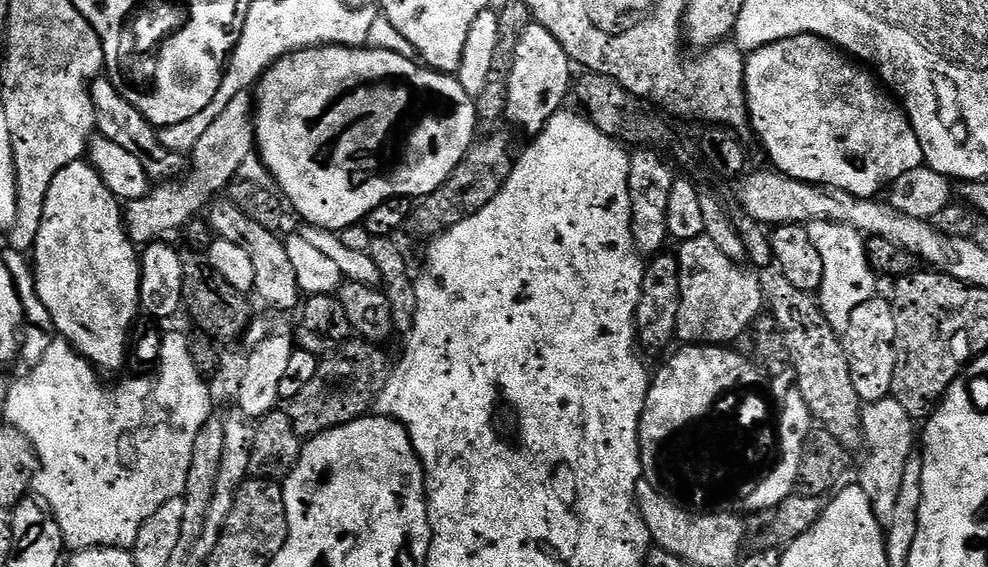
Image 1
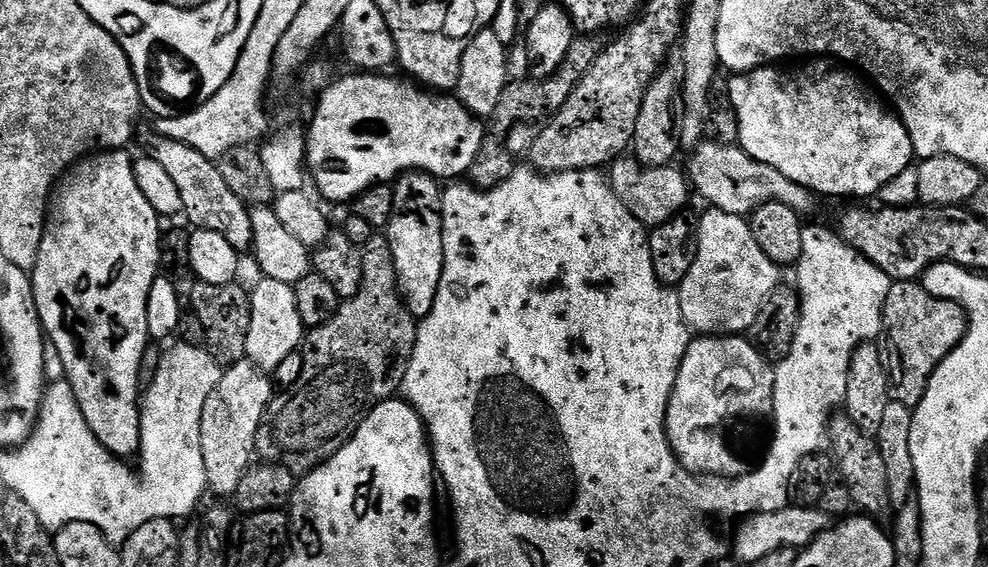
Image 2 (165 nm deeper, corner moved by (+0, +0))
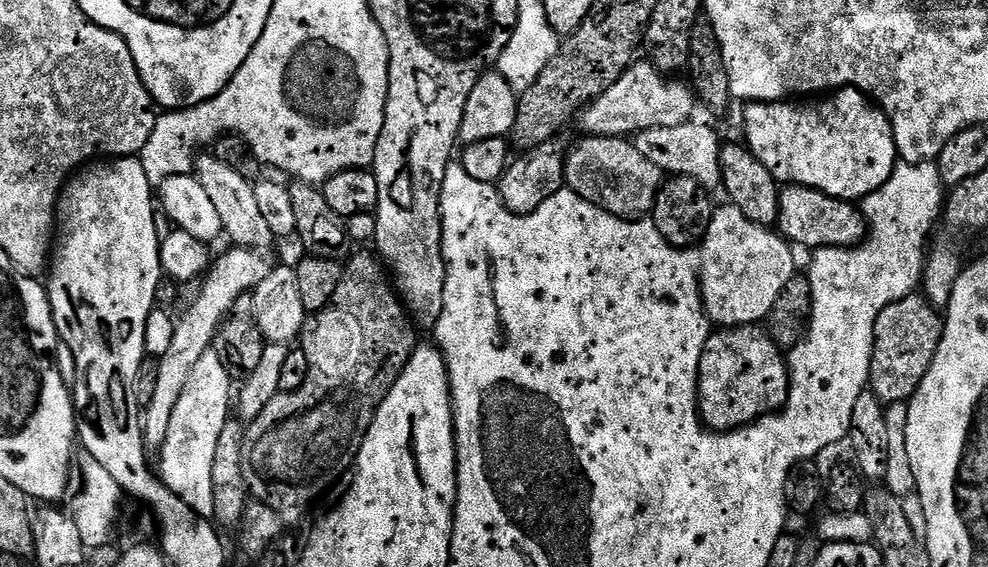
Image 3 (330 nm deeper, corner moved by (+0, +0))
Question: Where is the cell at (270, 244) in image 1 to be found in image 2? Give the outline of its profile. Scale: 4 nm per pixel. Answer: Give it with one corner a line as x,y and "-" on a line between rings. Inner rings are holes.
141,131
138,140
144,143
143,151
154,162
170,174
170,178
178,185
178,195
182,197
183,215
196,230
214,230
214,234
222,234
234,250
244,254
252,247
254,238
254,226
252,225
252,214
247,204
241,202
238,194
226,186
226,182
220,173
220,165
217,161
198,154
185,144
179,144
177,140
166,140
161,138
155,131

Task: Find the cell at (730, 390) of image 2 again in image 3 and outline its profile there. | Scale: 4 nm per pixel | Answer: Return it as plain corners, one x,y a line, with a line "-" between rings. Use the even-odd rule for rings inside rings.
760,326
720,328
708,337
700,359
698,378
698,407
701,421
711,431
730,432
754,424
762,416
775,414
788,402
788,361
779,346
768,338

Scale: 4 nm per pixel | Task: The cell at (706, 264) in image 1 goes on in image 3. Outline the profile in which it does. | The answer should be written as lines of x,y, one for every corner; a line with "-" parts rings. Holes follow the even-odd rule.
717,207
704,235
700,257
700,296
709,321
720,328
756,326
767,321
782,286
797,275
792,251
793,245
779,231
750,222
737,208

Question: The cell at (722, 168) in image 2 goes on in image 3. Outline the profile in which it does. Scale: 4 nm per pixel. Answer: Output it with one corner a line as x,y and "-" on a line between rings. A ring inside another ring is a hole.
689,122
682,126
654,126
650,130
635,133
636,149
650,158
665,174
694,178
703,188
719,189
724,183
724,170
720,163
722,139
708,124

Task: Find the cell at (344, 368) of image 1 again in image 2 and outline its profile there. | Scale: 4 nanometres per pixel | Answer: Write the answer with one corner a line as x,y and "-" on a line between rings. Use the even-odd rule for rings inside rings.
375,234
370,238
370,242
366,242
362,248
362,286
358,290
358,294
356,294
354,298
343,301
338,310
338,314
334,314
334,318
330,318
330,322
326,322
321,328
311,329
311,331
305,335
302,341
302,351
304,353
302,378
298,378
296,384
293,384
291,388
283,389
279,395
269,402
268,409
265,410
262,422
258,426
258,434
256,435
257,453
259,453
265,461
281,464
282,467
290,469
293,474
312,472
318,465
326,463
343,444
352,440
352,435
356,433
360,423
362,423
383,400
393,399
393,397
401,391
404,379
406,378
406,370
410,366
410,358
414,354
417,327
417,321
406,310
404,299
400,297
400,291
396,285
394,254
390,250
388,237
384,234

